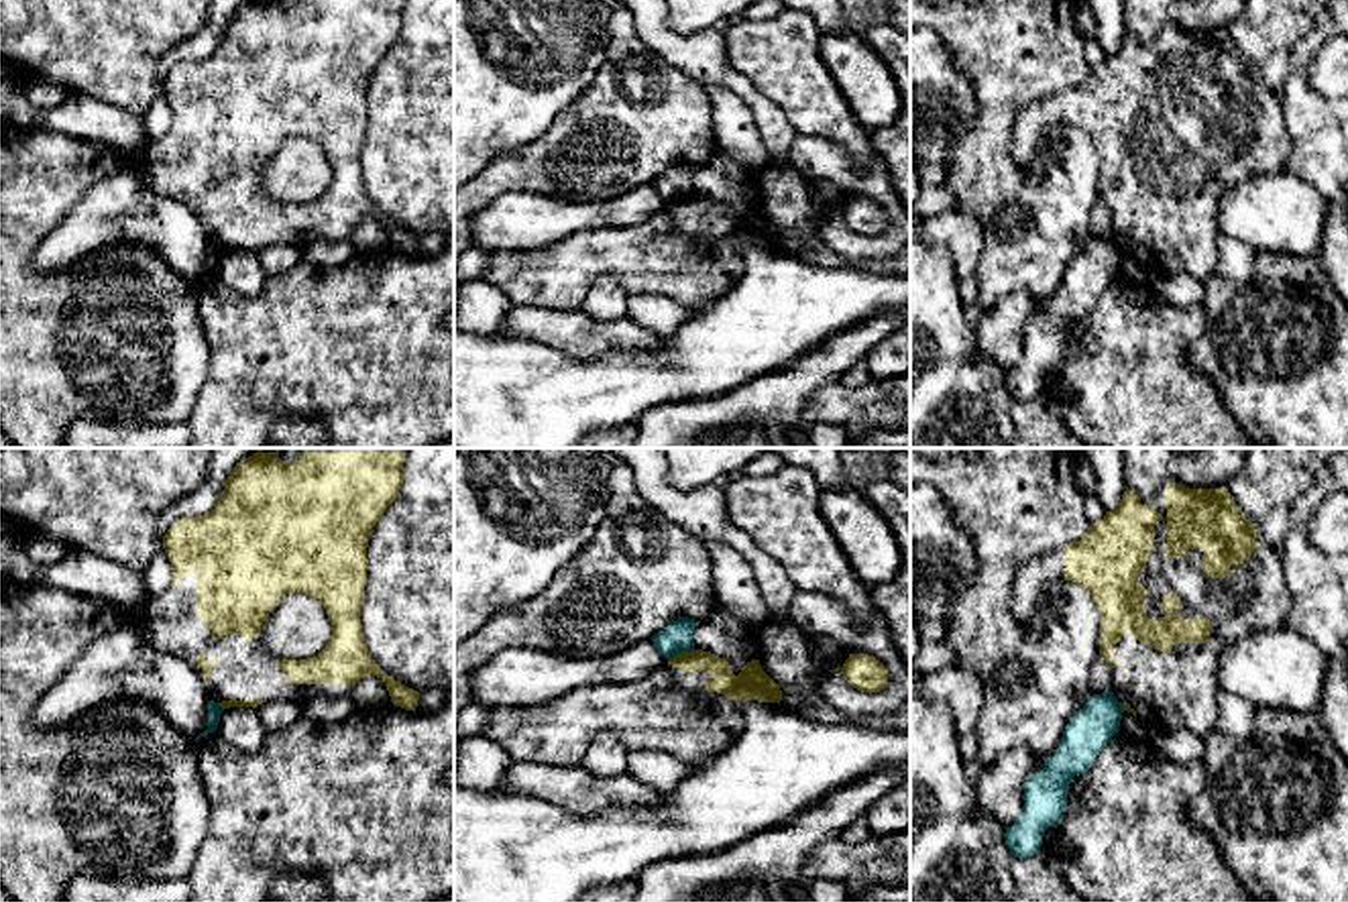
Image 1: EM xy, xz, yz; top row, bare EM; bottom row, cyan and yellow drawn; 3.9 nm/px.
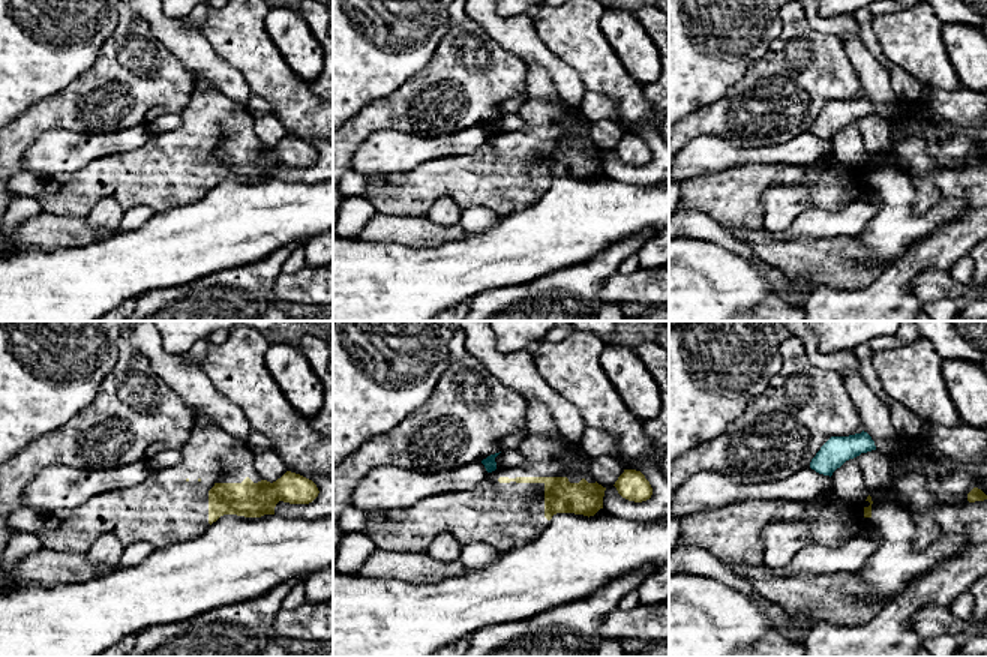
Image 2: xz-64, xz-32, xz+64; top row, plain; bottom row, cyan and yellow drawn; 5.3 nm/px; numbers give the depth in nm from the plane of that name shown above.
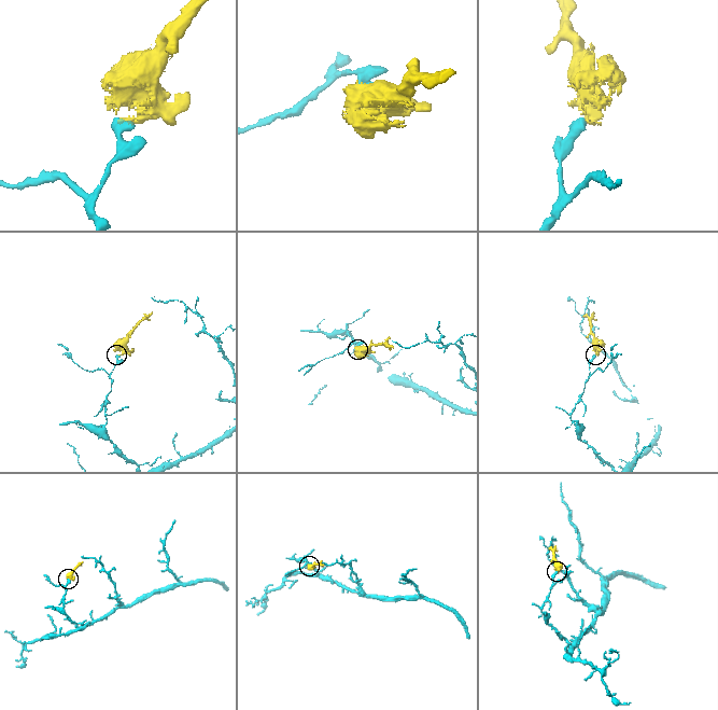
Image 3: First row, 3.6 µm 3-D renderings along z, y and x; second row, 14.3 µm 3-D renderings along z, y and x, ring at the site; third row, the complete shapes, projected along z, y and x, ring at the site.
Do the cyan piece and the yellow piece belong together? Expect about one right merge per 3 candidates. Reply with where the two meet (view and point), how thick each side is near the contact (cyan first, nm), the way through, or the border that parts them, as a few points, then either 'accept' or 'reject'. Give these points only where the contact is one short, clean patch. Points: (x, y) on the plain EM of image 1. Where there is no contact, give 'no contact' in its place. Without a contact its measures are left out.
meets cyan in xz at (681, 196); 120 nm thick on the cyan side, 110 nm on the other; border along xz (693, 192), (668, 204); reject

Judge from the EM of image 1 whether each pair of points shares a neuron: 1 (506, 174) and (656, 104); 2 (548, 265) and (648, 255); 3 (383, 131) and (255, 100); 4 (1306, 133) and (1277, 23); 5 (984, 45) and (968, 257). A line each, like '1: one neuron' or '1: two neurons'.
1: one neuron
2: one neuron
3: two neurons
4: two neurons
5: two neurons

